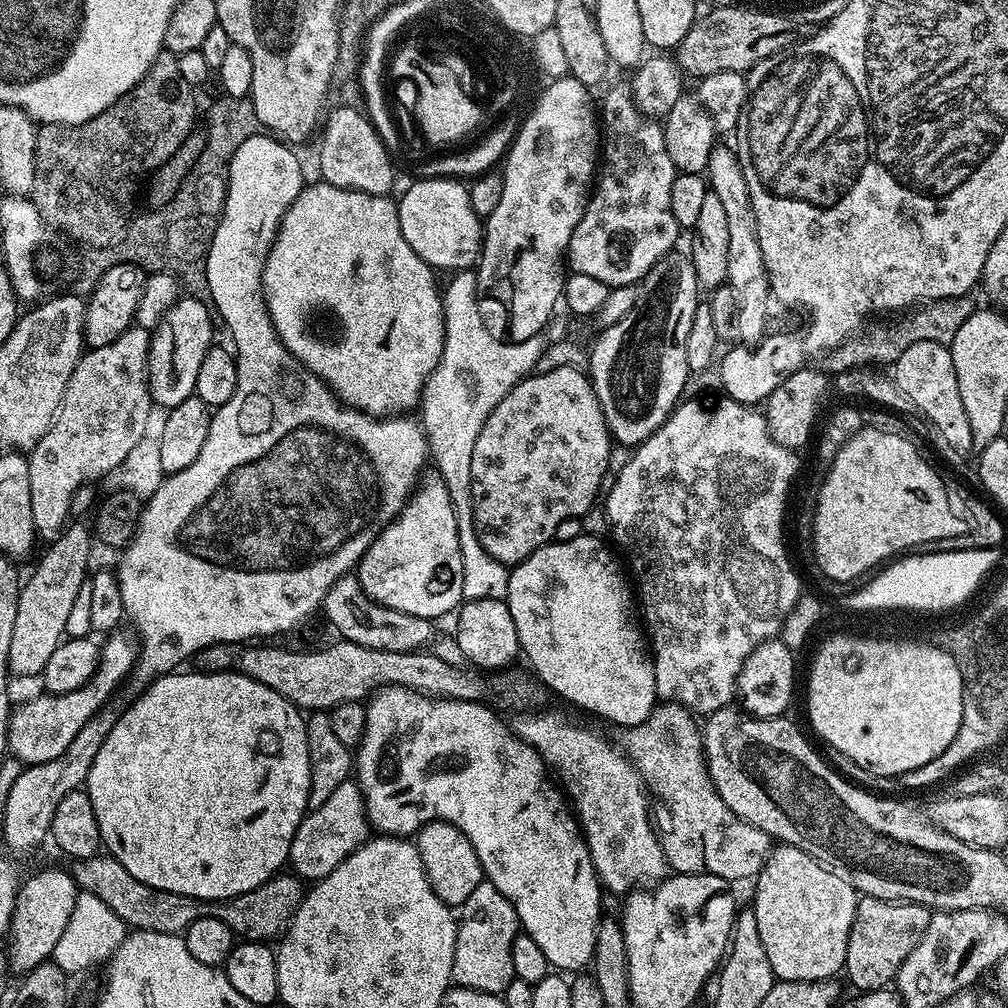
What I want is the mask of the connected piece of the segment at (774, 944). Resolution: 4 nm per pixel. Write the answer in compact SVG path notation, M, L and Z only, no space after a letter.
M780 844L773 847L771 854L768 856L767 862L764 863L764 869L760 875L755 877L756 897L750 900L750 907L754 910L754 918L758 918L758 935L762 938L762 947L766 950L766 958L770 958L770 970L776 975L777 980L797 980L798 982L810 982L812 980L831 980L839 973L844 966L846 958L846 942L850 938L850 926L854 922L854 914L856 913L856 902L858 893L856 889L850 886L850 882L846 882L846 878L839 876L837 872L832 872L829 868L818 863L810 854L806 854L800 848L796 848L792 844Z

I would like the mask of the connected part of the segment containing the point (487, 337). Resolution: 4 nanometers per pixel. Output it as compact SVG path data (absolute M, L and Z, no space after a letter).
M460 270L442 292L444 301L444 345L442 358L438 366L434 366L432 373L424 384L418 405L418 416L422 421L425 436L428 437L428 450L431 459L436 460L435 471L444 479L446 490L450 490L450 502L456 505L458 518L458 550L462 550L462 586L464 600L481 600L494 598L504 600L508 594L509 565L499 564L490 554L486 554L486 546L476 533L474 514L472 513L472 479L470 478L470 458L474 458L474 442L478 442L478 434L482 434L482 426L486 426L486 418L510 394L510 390L525 376L531 375L535 362L543 354L546 340L543 335L526 338L517 344L509 344L507 340L496 335L484 323L480 313L480 297L476 295L476 273L472 270Z

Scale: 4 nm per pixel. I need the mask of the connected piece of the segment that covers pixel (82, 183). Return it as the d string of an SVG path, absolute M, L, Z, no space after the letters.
M164 50L150 70L118 102L102 114L81 124L41 124L36 129L34 146L34 184L30 193L32 204L51 228L64 233L69 241L81 240L88 248L102 248L123 232L133 215L136 191L141 191L148 177L197 127L196 96L193 85L182 78L173 53Z

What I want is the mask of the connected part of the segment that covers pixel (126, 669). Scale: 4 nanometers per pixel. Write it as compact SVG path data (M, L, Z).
M117 630L103 641L100 650L100 665L96 673L88 679L88 683L78 690L70 690L66 694L39 694L33 700L25 702L21 708L13 707L8 717L8 752L16 755L21 765L45 764L50 758L58 758L74 742L74 734L94 718L107 704L108 699L116 692L116 687L131 677L136 667L138 644L124 630Z

